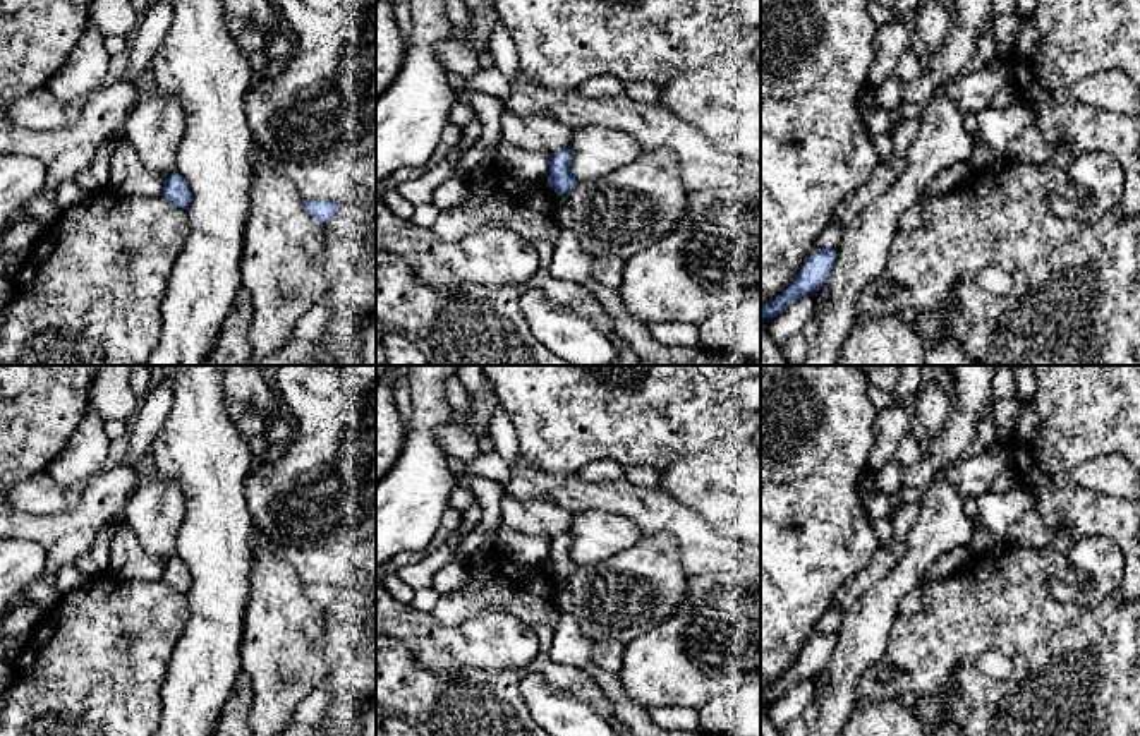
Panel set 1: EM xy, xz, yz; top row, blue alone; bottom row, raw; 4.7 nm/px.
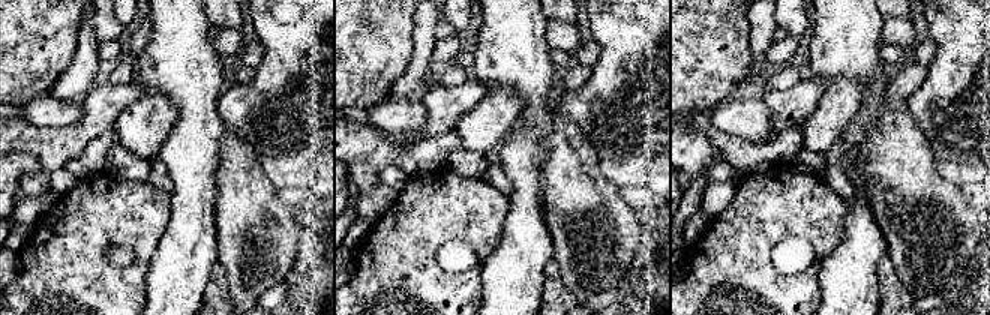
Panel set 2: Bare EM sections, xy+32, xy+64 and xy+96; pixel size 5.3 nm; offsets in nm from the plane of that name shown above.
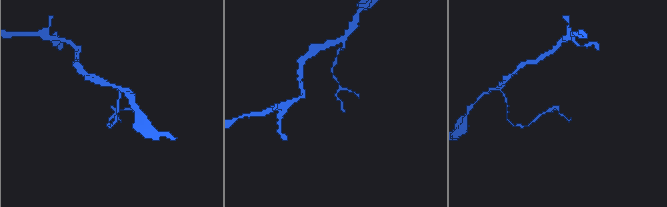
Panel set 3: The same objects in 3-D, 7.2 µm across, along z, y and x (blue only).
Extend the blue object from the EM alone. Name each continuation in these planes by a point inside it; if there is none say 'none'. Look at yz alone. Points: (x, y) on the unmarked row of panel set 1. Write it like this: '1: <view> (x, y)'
none

